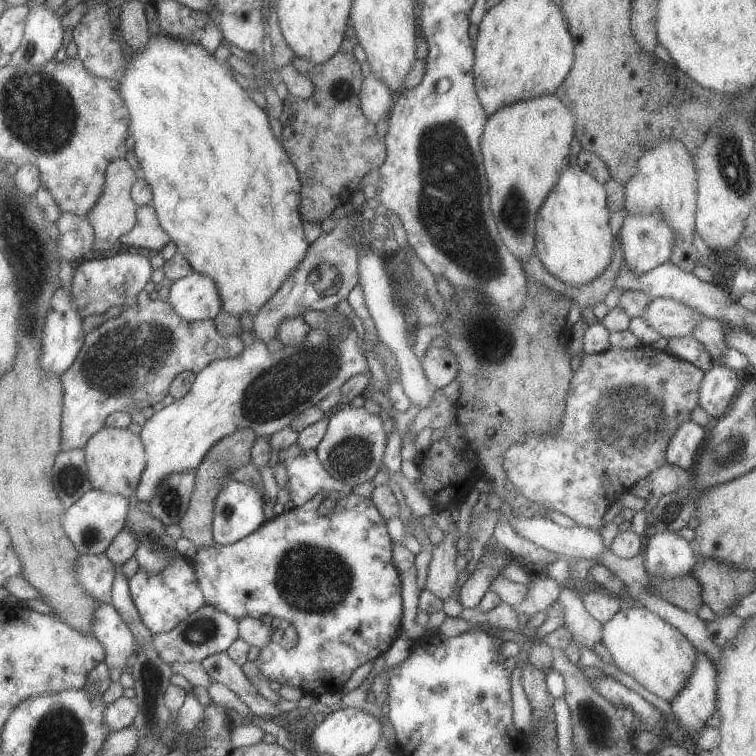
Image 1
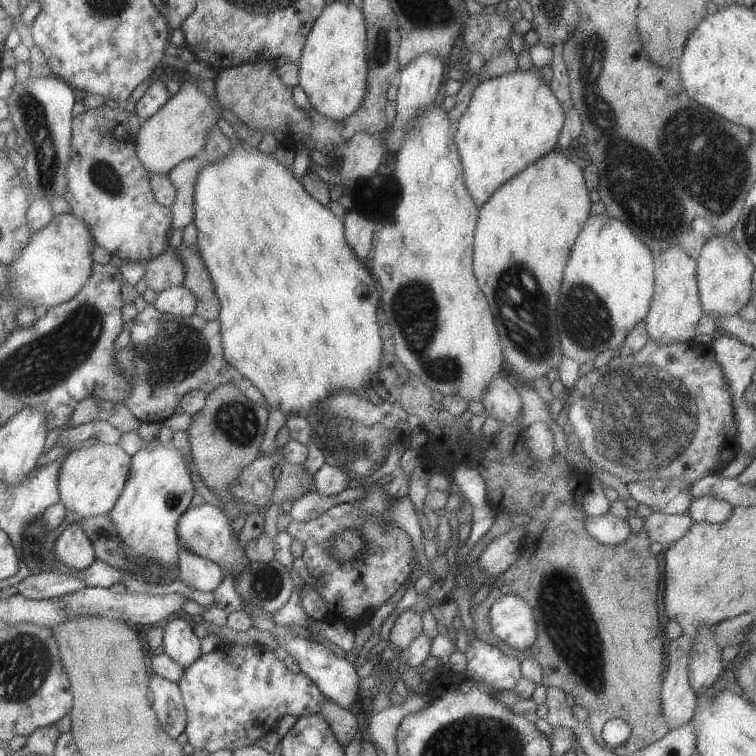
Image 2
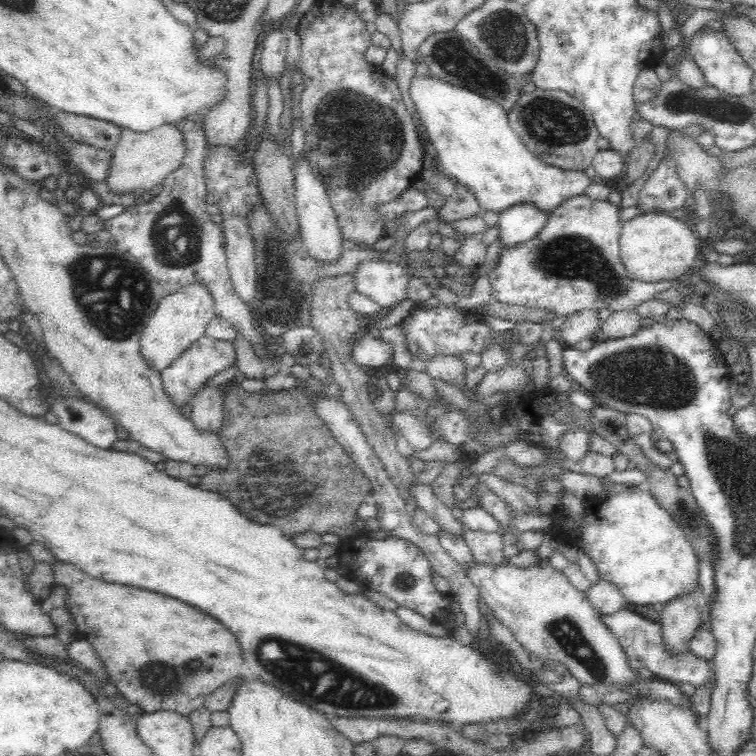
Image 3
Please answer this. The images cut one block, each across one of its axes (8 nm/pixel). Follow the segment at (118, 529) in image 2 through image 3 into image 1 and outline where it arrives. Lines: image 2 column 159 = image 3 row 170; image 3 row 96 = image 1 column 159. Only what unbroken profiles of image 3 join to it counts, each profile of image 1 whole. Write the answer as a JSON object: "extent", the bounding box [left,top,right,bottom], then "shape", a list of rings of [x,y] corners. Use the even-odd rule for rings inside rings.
{"extent":[133,323,369,506],"shape":[[[349,323],[339,337],[310,329],[299,347],[286,347],[277,338],[265,343],[255,338],[250,346],[242,347],[237,356],[211,361],[196,373],[189,392],[183,398],[175,399],[172,404],[155,411],[141,426],[138,435],[144,446],[146,463],[133,497],[145,506],[155,494],[158,484],[167,476],[194,471],[216,440],[221,440],[237,429],[252,430],[257,437],[270,437],[274,432],[288,426],[298,413],[318,404],[328,394],[337,393],[337,389],[350,376],[367,371],[369,366],[357,348],[356,333]]]}

